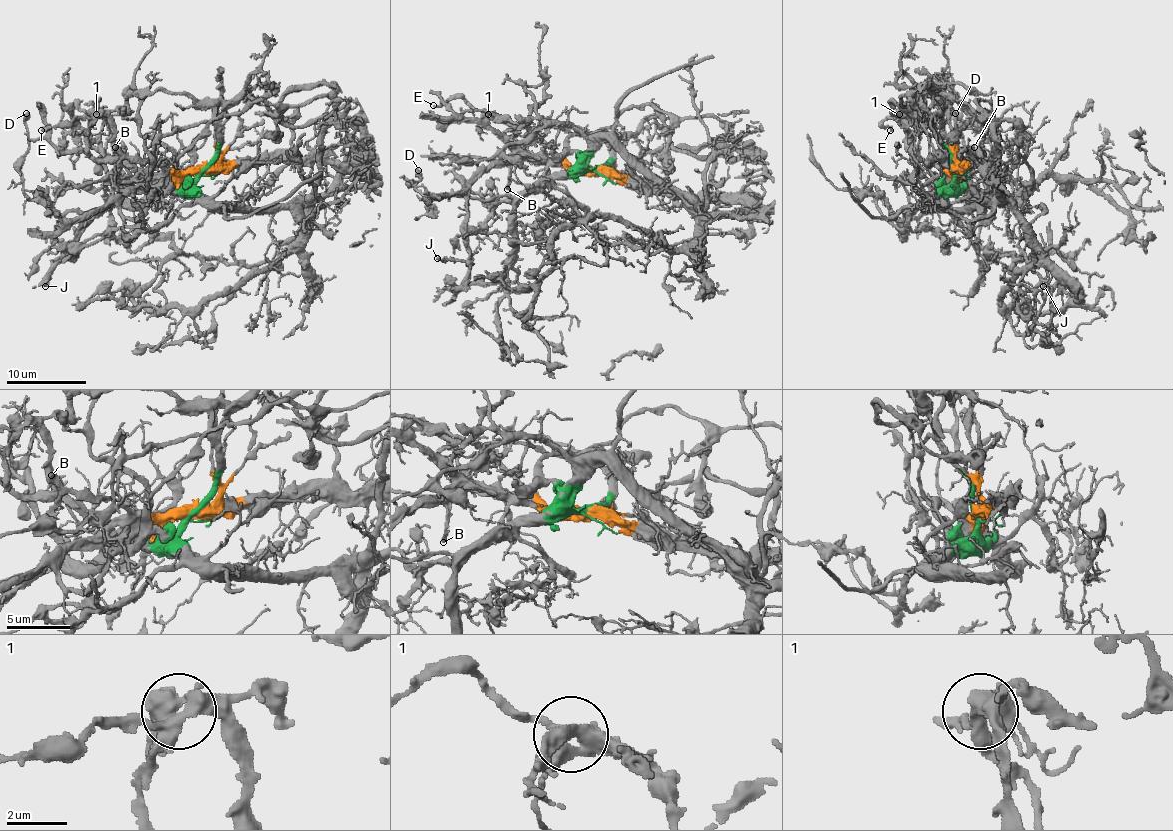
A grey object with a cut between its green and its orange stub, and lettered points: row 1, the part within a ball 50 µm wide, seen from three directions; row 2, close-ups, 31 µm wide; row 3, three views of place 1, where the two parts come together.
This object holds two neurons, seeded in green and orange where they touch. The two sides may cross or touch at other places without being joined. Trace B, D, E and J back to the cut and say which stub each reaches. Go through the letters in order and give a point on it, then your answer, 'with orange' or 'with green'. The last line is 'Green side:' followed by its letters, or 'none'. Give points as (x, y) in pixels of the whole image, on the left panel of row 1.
B: place (115, 147); with orange
D: place (26, 113); with green
E: place (41, 130); with orange
J: place (45, 286); with orange
Green side: D

